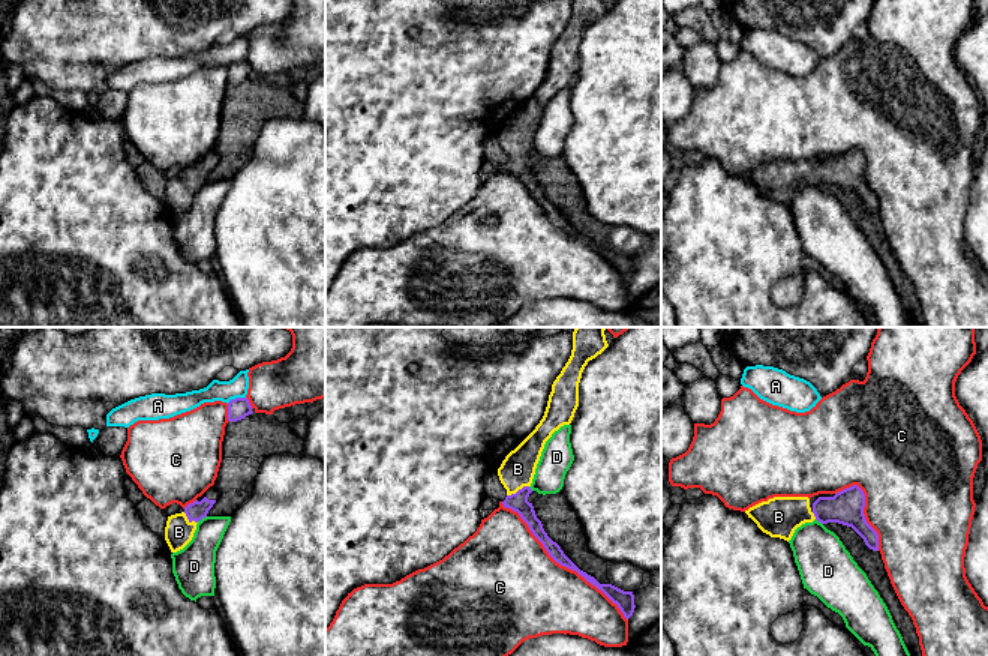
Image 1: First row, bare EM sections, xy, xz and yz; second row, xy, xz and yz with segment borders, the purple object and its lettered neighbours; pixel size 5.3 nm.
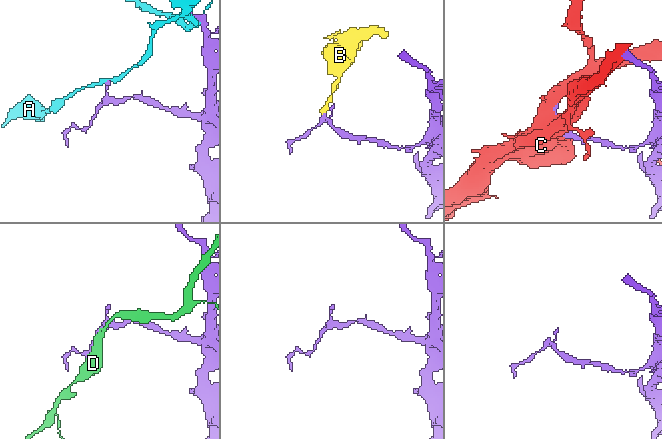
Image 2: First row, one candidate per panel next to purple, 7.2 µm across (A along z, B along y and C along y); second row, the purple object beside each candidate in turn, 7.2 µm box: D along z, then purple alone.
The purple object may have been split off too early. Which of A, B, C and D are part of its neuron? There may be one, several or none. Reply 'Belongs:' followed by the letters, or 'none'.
Belongs: B

